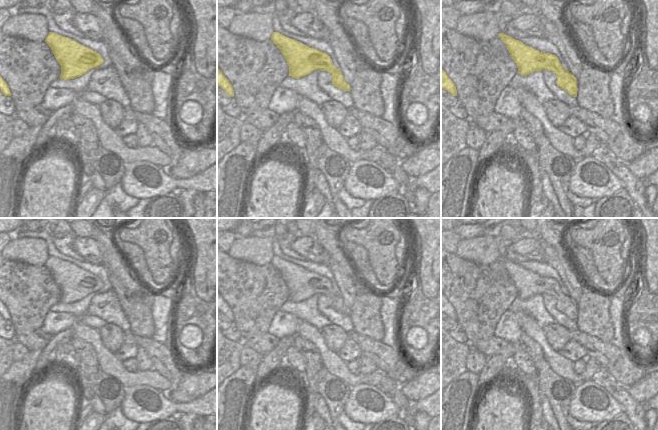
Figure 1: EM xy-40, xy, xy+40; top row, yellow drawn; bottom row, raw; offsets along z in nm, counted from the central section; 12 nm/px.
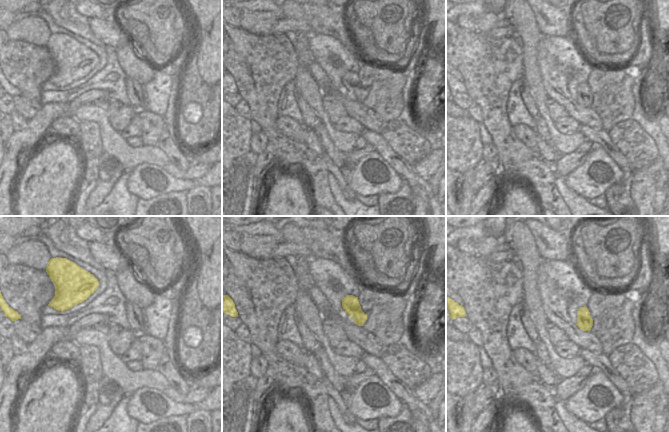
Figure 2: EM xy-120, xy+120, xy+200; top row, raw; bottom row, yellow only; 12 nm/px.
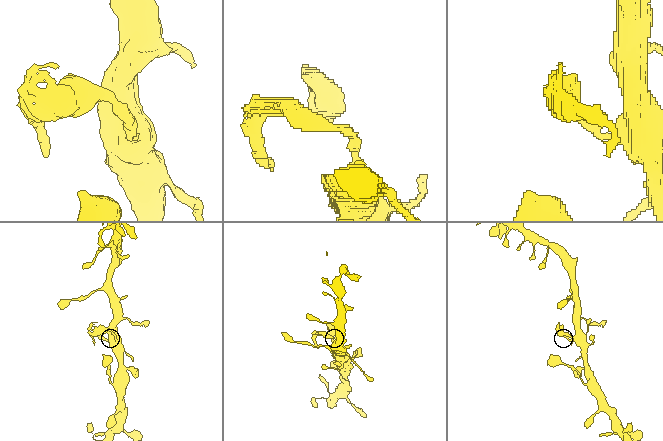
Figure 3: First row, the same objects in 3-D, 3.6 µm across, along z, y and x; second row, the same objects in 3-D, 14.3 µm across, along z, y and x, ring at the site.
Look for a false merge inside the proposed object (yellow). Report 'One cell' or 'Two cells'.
Two cells.

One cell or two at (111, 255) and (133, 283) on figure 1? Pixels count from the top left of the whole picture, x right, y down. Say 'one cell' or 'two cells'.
one cell

